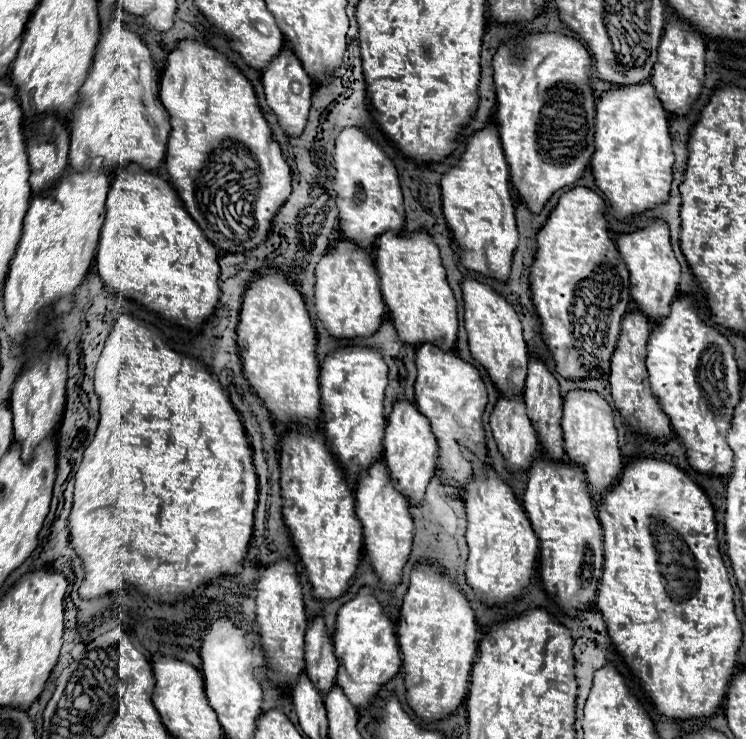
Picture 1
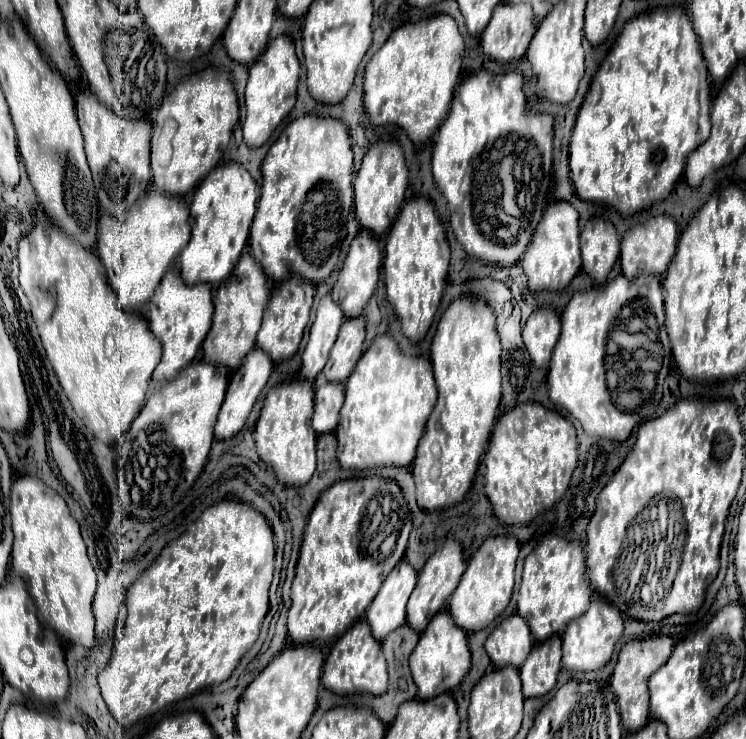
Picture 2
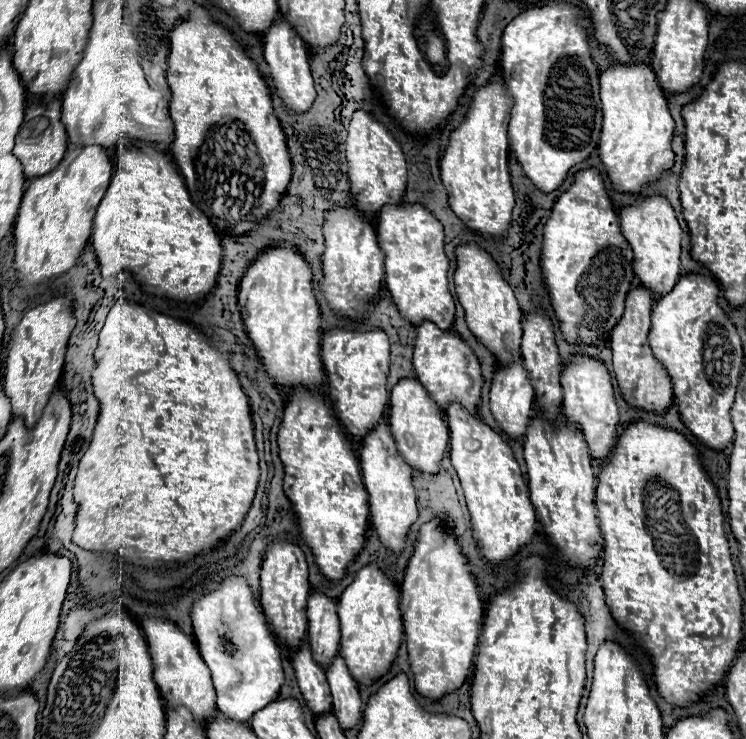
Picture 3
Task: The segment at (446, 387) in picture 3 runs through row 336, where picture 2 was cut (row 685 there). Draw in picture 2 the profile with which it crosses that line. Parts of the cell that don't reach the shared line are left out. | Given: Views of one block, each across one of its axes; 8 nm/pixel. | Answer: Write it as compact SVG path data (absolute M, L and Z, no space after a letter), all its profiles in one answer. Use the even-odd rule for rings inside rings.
M440 612L432 624L420 634L418 646L410 656L410 672L414 678L414 684L418 686L418 698L430 700L444 692L452 692L460 686L464 676L470 670L470 650L466 632L462 628L454 626L454 620L448 612Z

